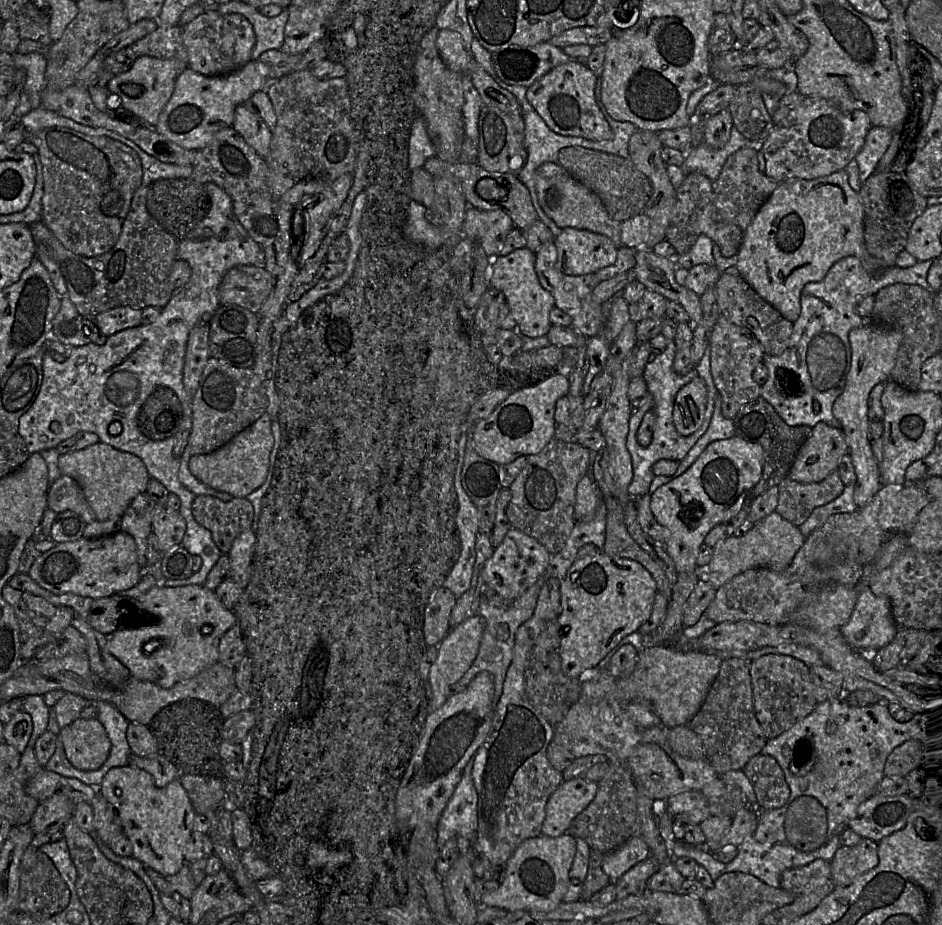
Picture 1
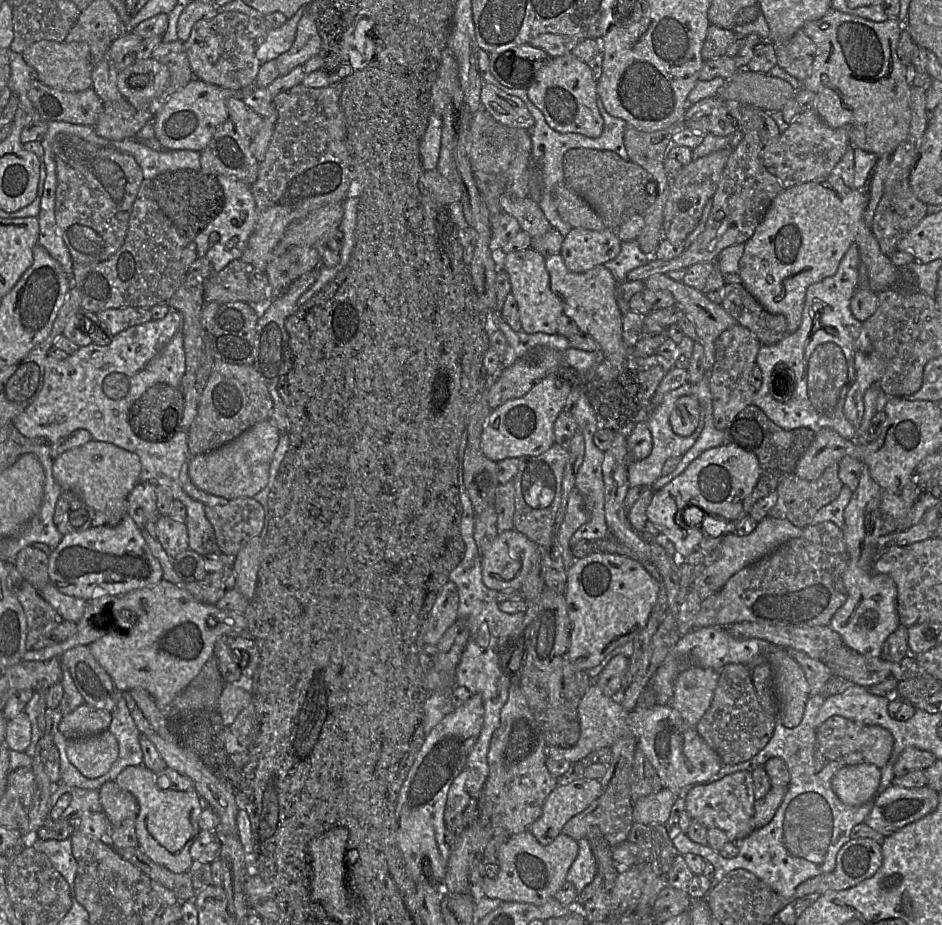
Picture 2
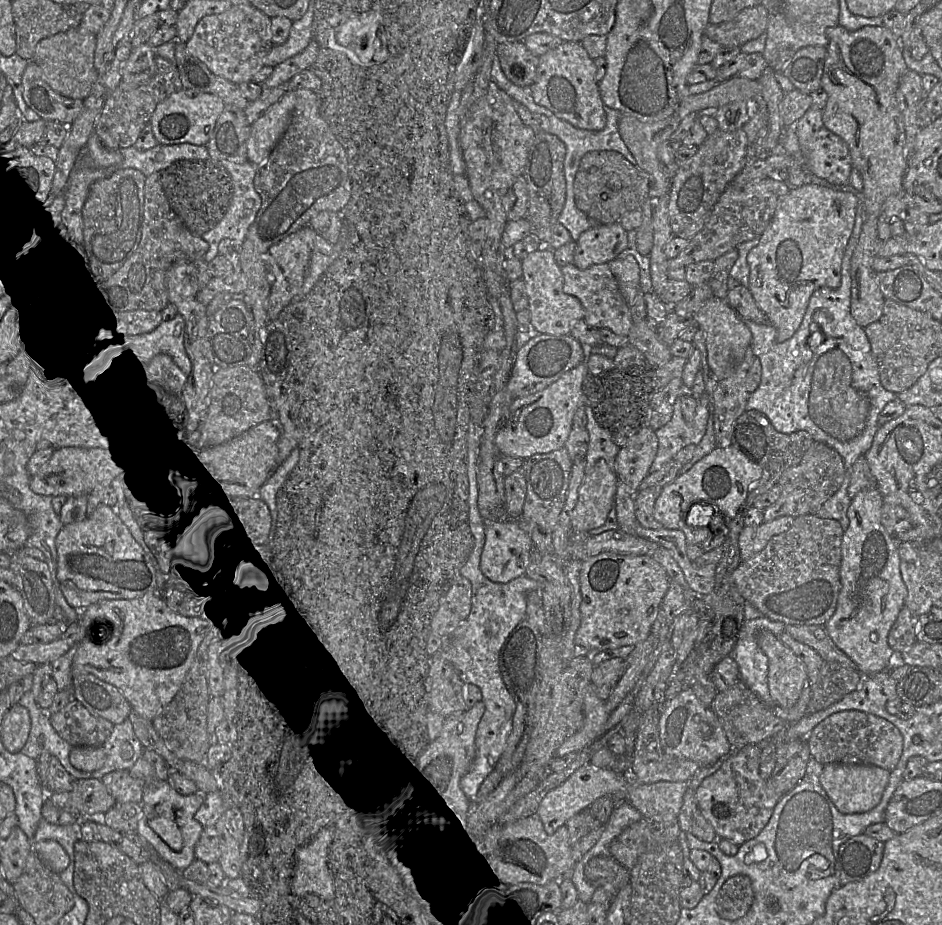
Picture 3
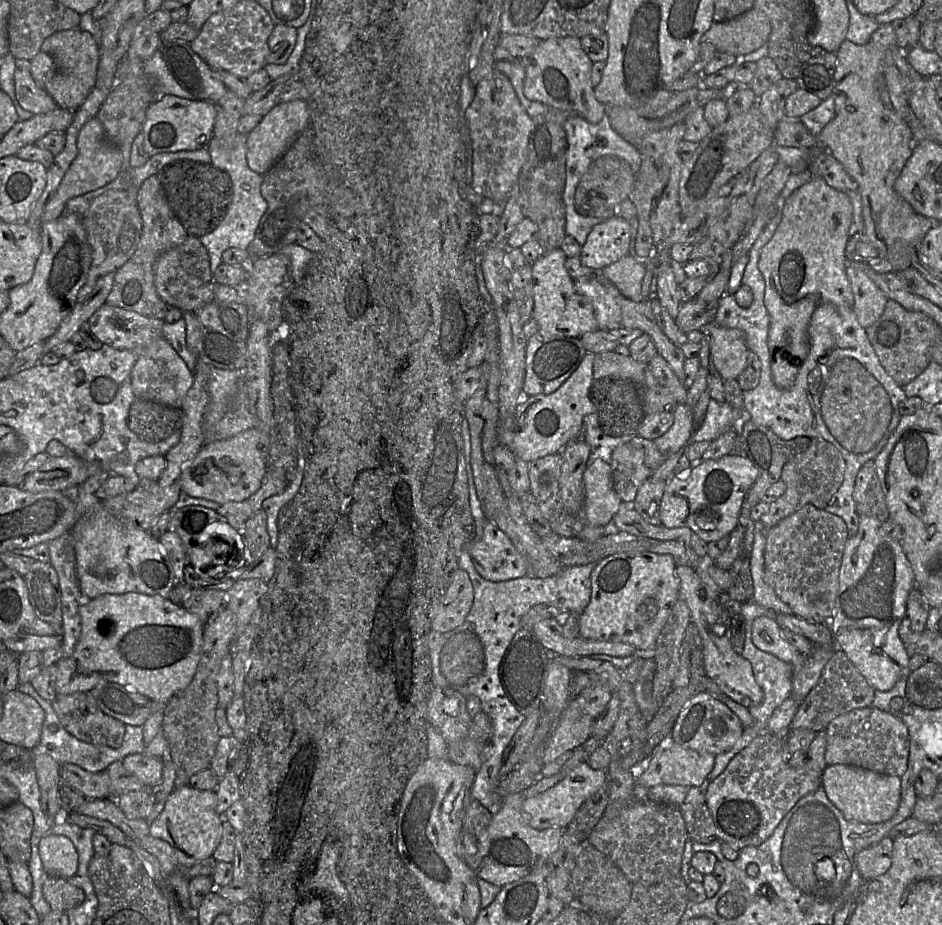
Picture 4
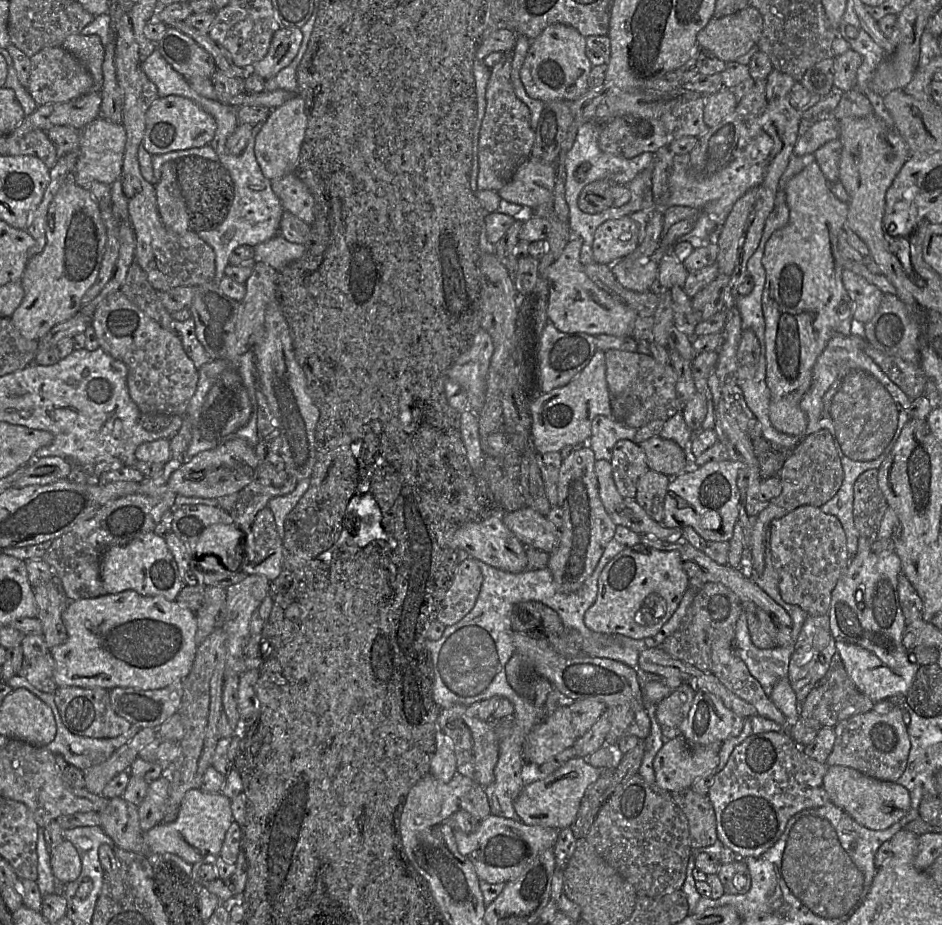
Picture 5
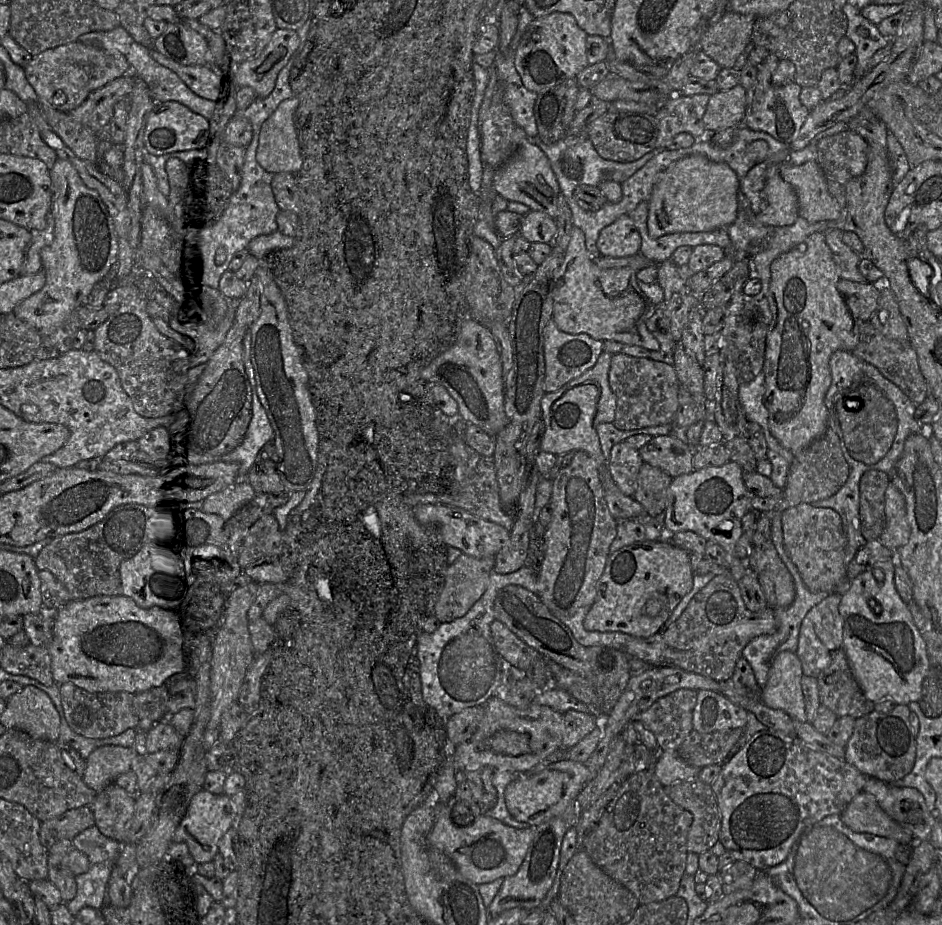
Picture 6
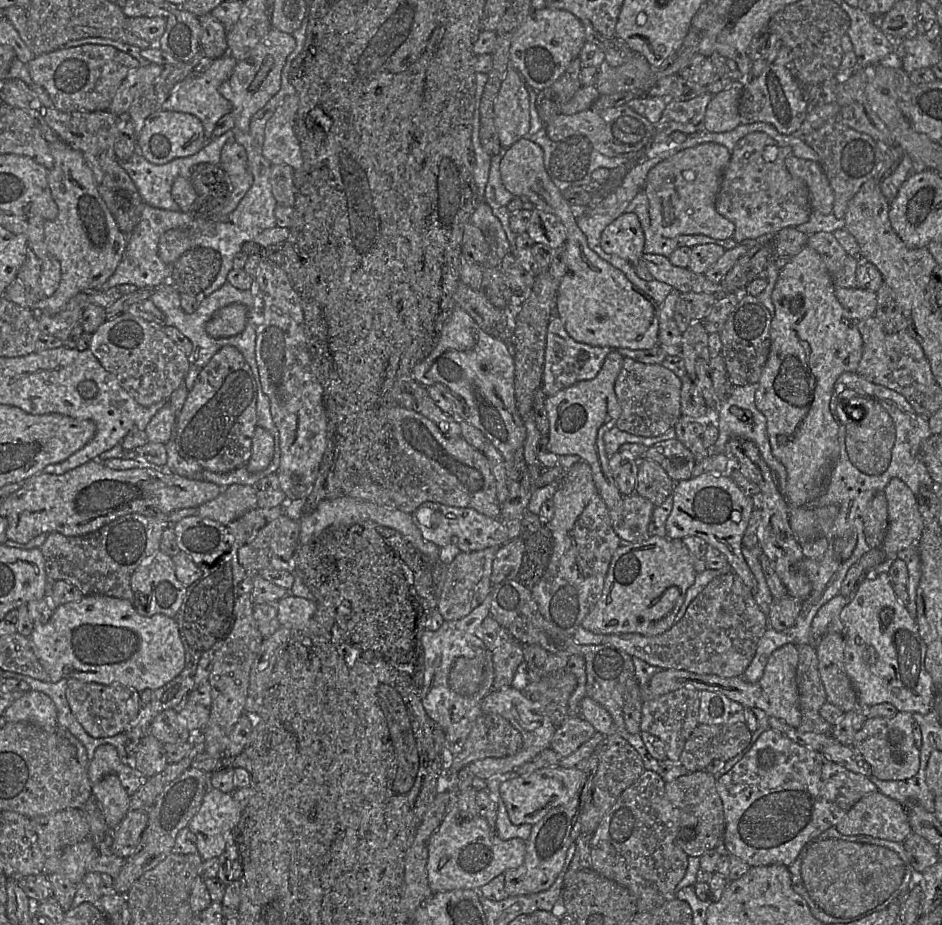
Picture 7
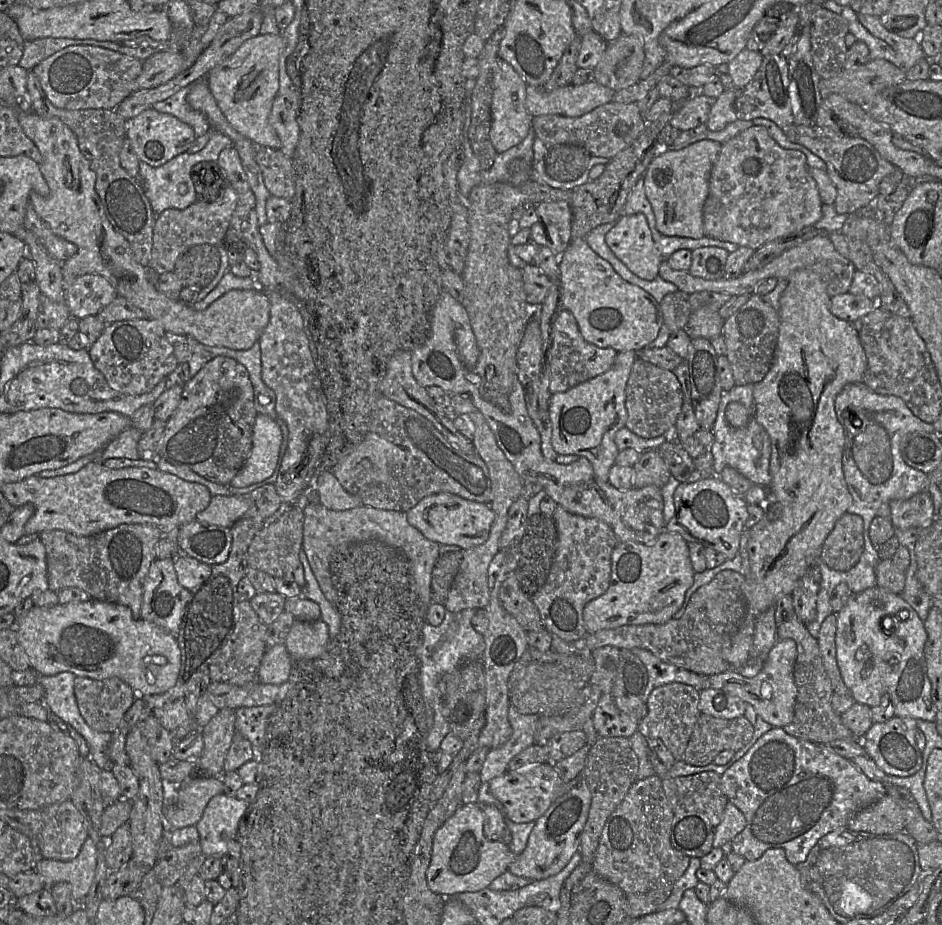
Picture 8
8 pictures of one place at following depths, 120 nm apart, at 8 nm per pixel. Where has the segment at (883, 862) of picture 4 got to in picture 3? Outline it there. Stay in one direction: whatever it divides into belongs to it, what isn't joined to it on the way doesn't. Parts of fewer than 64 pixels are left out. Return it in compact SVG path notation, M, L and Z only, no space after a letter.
M860 834L843 843L837 854L835 874L843 886L866 879L876 872L882 862L884 843Z

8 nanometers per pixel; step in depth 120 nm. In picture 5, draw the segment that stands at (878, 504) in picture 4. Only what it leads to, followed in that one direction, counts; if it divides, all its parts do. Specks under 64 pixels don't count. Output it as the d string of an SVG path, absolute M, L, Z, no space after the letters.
M878 469L861 473L854 483L853 498L853 519L860 536L876 537L887 507L878 485Z

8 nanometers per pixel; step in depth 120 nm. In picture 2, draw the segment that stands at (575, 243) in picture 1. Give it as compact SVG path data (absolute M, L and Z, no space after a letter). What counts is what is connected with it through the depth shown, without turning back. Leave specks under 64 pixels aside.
M572 228L564 237L559 255L571 272L583 273L615 259L621 247L616 230Z

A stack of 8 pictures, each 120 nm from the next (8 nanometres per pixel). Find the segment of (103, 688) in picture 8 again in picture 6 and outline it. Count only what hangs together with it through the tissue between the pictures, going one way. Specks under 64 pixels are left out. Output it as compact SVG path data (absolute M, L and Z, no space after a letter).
M71 683L59 684L61 704L69 727L87 738L104 739L117 736L129 728L137 728L139 717L132 705L134 694L128 692L88 692Z

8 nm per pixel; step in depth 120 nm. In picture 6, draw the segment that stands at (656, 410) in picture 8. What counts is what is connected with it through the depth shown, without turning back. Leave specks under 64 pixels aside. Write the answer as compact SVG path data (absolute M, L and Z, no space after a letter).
M613 354L609 384L617 399L613 424L619 430L629 431L675 423L680 382L673 365L651 358Z

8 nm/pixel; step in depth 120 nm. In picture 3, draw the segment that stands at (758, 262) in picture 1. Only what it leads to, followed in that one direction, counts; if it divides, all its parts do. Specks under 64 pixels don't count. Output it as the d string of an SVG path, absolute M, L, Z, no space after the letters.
M821 184L791 187L778 200L774 216L760 235L758 245L747 255L750 269L747 288L770 324L777 329L778 342L790 339L798 330L815 290L840 286L842 259L854 228L859 200L854 193Z

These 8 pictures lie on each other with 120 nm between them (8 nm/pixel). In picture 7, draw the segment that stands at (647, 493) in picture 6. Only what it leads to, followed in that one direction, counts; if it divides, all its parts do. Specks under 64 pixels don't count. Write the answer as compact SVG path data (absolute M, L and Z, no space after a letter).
M650 458L639 460L636 493L660 506L673 492L674 481L664 468Z

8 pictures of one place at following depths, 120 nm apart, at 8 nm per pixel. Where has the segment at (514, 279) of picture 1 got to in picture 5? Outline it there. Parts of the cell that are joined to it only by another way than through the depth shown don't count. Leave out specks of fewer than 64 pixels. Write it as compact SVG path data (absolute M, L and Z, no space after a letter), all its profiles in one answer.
M573 235L560 257L547 269L550 290L547 308L549 321L564 333L632 337L634 323L638 317L636 312L587 276L580 260L582 246L583 239Z

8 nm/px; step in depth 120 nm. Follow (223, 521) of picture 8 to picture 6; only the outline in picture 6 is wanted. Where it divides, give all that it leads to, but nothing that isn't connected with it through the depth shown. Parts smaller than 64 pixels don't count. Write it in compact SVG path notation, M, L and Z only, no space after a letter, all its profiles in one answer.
M239 480L232 486L216 493L204 502L204 512L229 520L241 507L250 502L256 492L245 480Z

